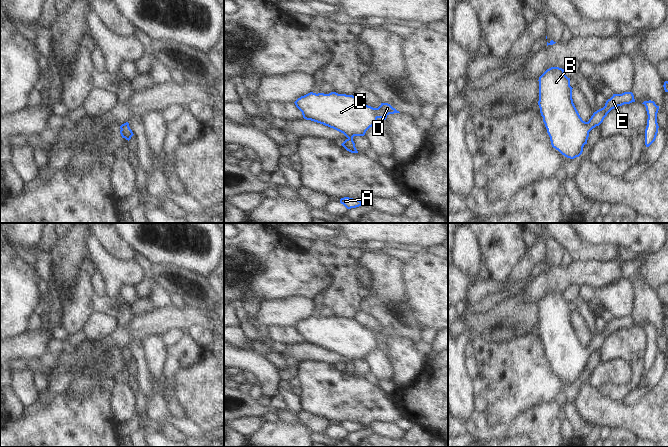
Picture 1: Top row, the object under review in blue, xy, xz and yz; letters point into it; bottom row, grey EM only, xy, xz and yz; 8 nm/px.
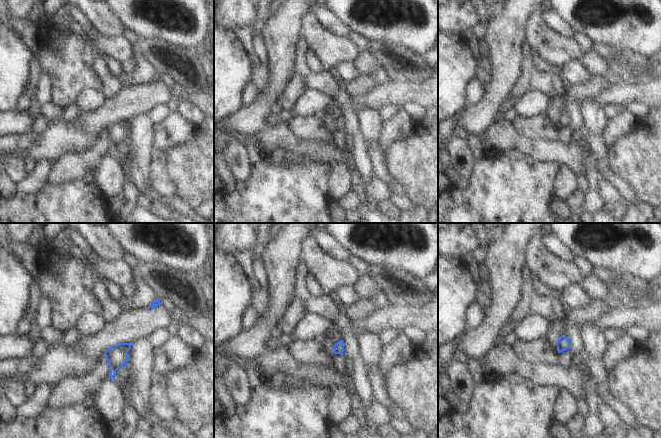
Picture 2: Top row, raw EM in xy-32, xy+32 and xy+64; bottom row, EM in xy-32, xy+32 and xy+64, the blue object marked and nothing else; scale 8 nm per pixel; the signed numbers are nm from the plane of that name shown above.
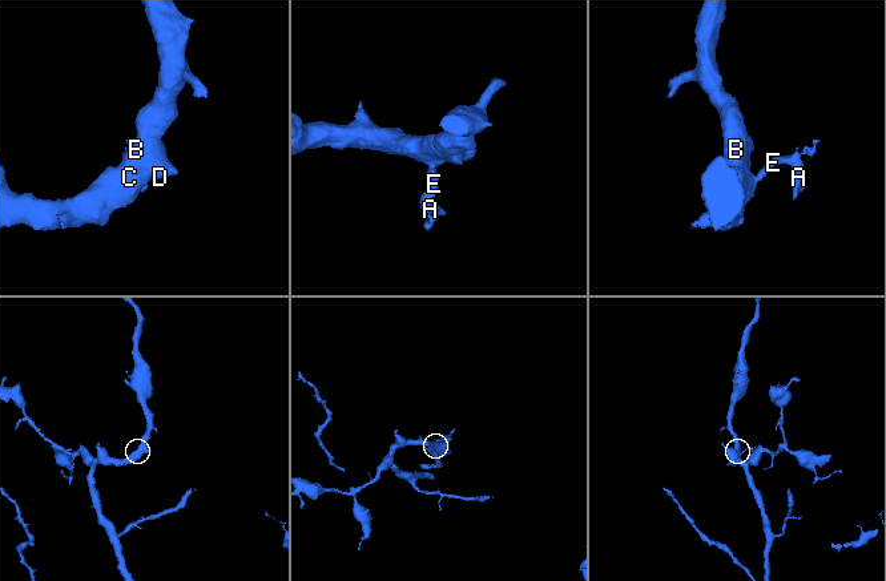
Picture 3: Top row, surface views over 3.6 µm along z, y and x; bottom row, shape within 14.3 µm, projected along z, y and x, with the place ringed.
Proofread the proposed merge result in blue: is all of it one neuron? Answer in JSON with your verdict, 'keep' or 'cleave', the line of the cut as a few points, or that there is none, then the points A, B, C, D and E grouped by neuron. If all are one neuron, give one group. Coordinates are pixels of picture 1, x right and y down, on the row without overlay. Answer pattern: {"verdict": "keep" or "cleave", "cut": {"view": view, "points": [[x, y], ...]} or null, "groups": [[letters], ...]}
{"verdict": "keep", "cut": null, "groups": [["A", "B", "C", "D", "E"]]}

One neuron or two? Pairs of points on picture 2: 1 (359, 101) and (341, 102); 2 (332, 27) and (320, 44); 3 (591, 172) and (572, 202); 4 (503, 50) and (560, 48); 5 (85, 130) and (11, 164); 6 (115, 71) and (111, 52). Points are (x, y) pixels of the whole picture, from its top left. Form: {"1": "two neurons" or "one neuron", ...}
{"1": "two neurons", "2": "two neurons", "3": "two neurons", "4": "two neurons", "5": "two neurons", "6": "two neurons"}

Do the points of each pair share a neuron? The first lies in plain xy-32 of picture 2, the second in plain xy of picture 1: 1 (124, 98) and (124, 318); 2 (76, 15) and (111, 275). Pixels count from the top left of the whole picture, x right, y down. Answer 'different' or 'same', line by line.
1: different
2: same

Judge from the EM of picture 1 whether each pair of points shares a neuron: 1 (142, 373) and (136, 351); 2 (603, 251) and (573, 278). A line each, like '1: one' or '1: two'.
1: one
2: two

